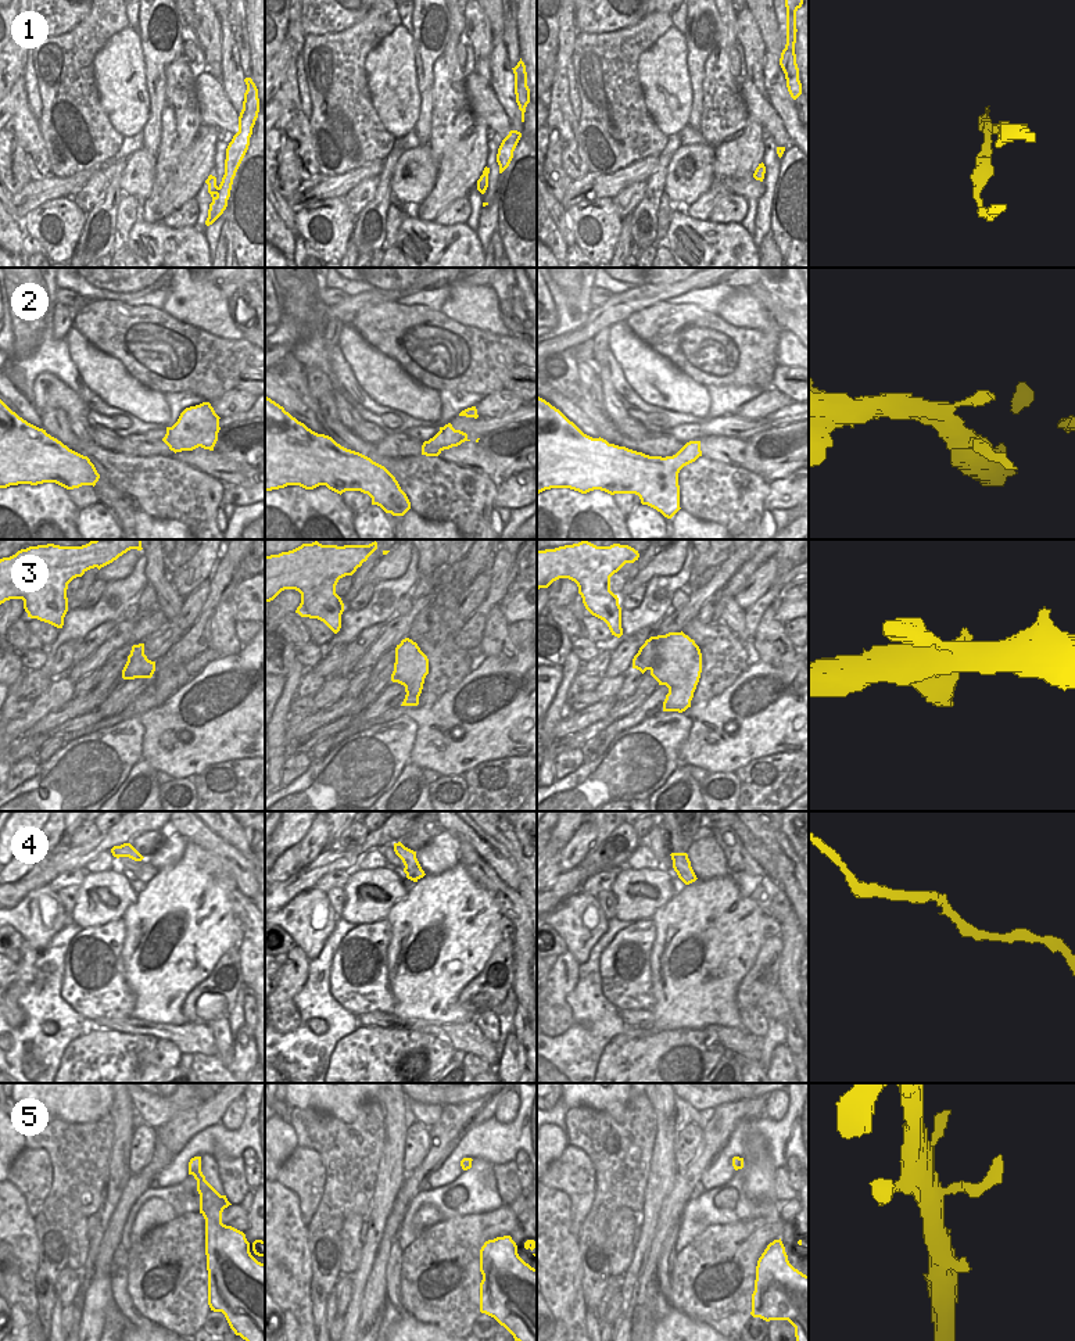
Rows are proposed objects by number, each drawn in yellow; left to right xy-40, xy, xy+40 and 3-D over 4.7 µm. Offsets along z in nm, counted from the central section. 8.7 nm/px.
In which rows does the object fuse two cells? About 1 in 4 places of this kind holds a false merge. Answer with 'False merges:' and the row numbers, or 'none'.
False merges: 1

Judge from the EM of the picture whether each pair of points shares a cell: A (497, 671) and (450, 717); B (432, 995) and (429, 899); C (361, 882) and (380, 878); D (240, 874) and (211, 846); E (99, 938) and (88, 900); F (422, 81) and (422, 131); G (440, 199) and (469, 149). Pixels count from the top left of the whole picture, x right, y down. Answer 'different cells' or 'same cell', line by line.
A: same cell
B: same cell
C: same cell
D: same cell
E: different cells
F: same cell
G: same cell

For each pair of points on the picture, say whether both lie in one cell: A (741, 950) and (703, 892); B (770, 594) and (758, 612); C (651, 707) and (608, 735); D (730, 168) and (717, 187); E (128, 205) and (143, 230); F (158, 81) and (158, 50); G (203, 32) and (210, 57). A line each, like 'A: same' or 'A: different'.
A: same
B: same
C: same
D: same
E: different
F: same
G: same

